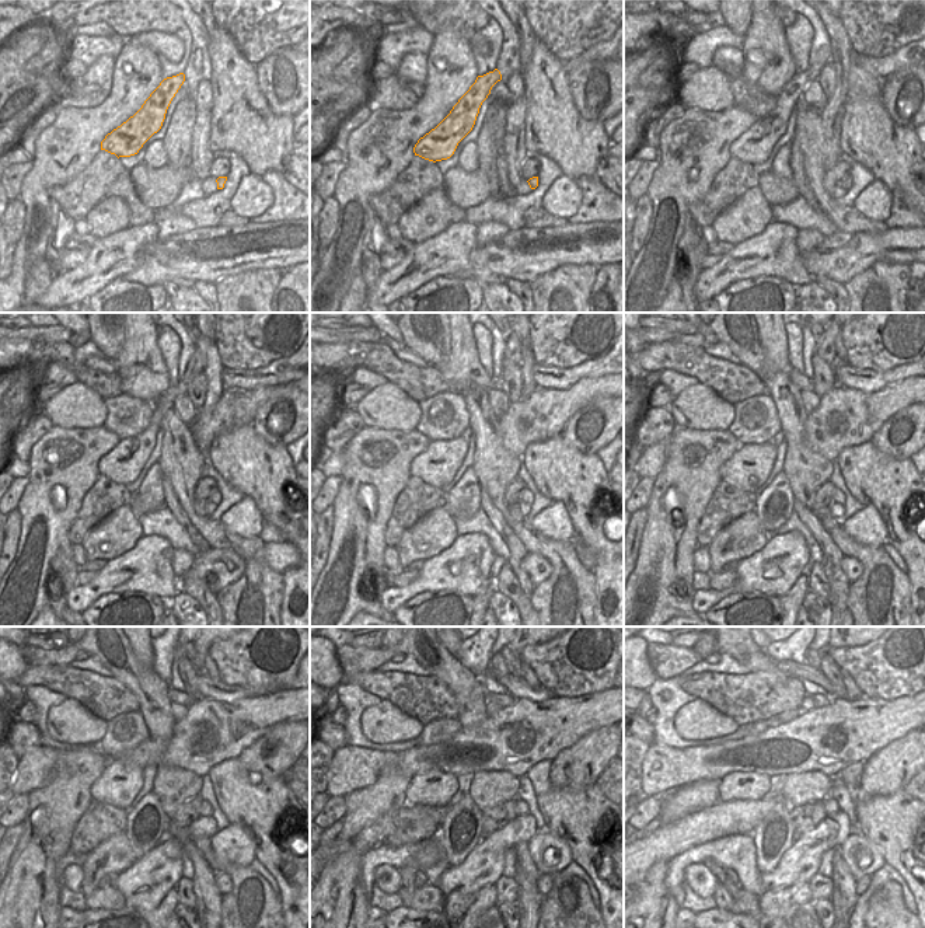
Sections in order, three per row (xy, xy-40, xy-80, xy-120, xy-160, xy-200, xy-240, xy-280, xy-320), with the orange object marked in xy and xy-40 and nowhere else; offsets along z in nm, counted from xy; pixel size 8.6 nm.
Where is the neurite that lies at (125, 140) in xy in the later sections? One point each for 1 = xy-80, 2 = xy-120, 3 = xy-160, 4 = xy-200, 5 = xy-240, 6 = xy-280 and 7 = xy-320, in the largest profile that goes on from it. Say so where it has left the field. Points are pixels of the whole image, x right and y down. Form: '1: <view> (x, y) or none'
1: xy-80 (754, 146)
2: xy-120 (124, 463)
3: xy-160 (437, 464)
4: xy-200 (749, 467)
5: xy-240 (121, 782)
6: xy-280 (435, 788)
7: xy-320 (739, 785)

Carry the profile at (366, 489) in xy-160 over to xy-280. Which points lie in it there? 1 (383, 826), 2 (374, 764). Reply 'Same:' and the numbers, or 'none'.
Same: none

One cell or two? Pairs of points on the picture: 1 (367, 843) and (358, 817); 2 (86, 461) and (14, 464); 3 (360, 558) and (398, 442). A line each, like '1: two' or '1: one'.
1: two
2: two
3: one

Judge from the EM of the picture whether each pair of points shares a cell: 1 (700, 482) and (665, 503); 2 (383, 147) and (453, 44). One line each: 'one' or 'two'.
1: one
2: one

